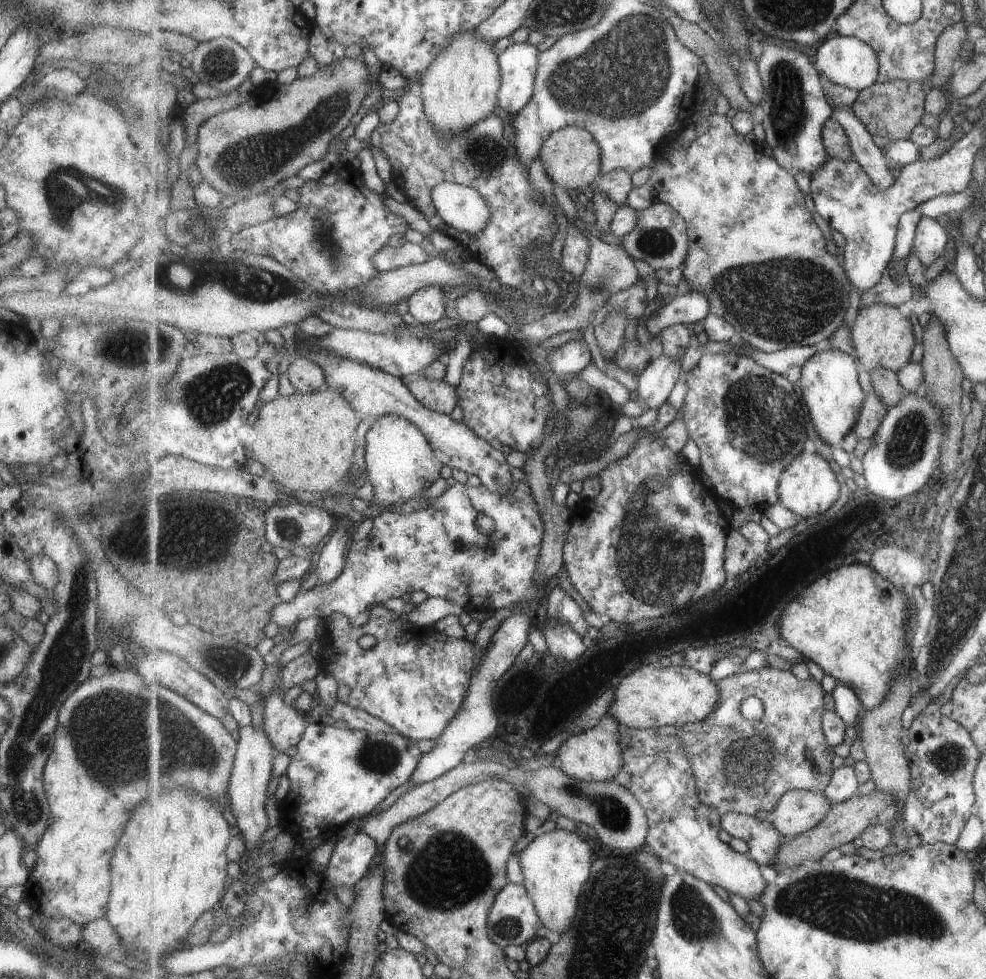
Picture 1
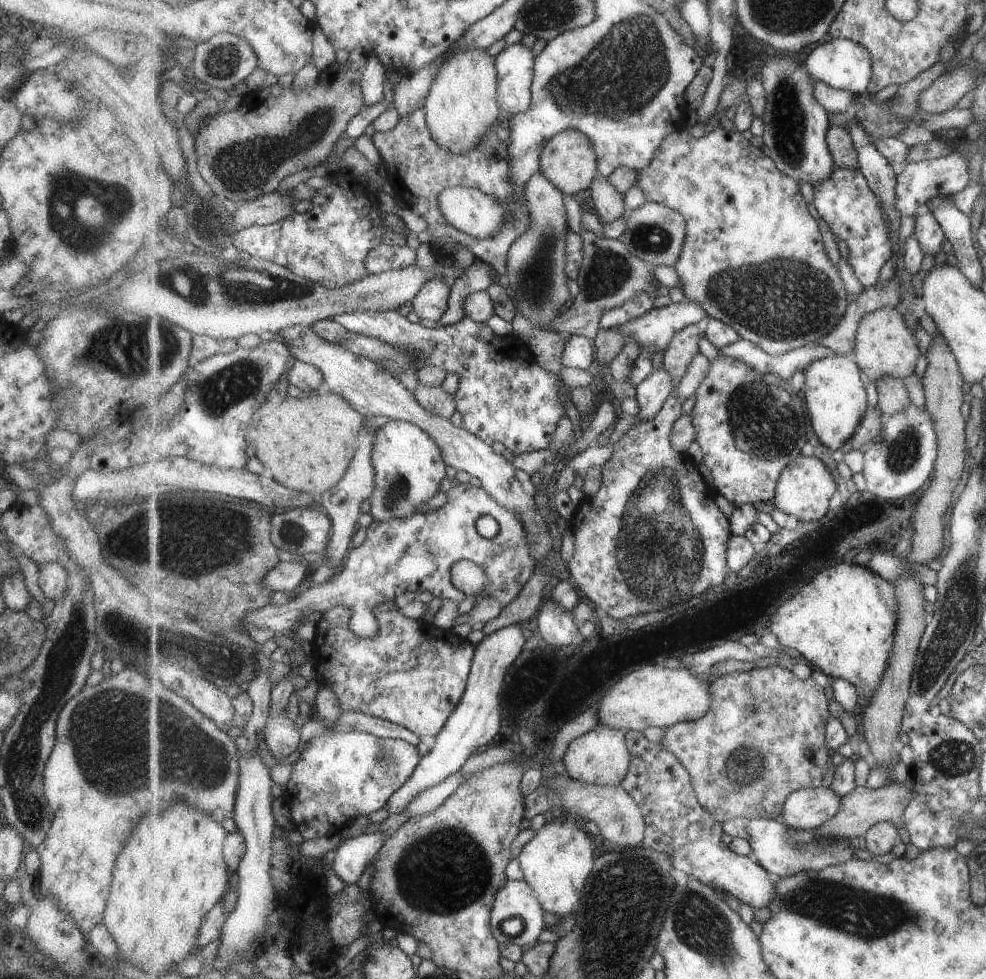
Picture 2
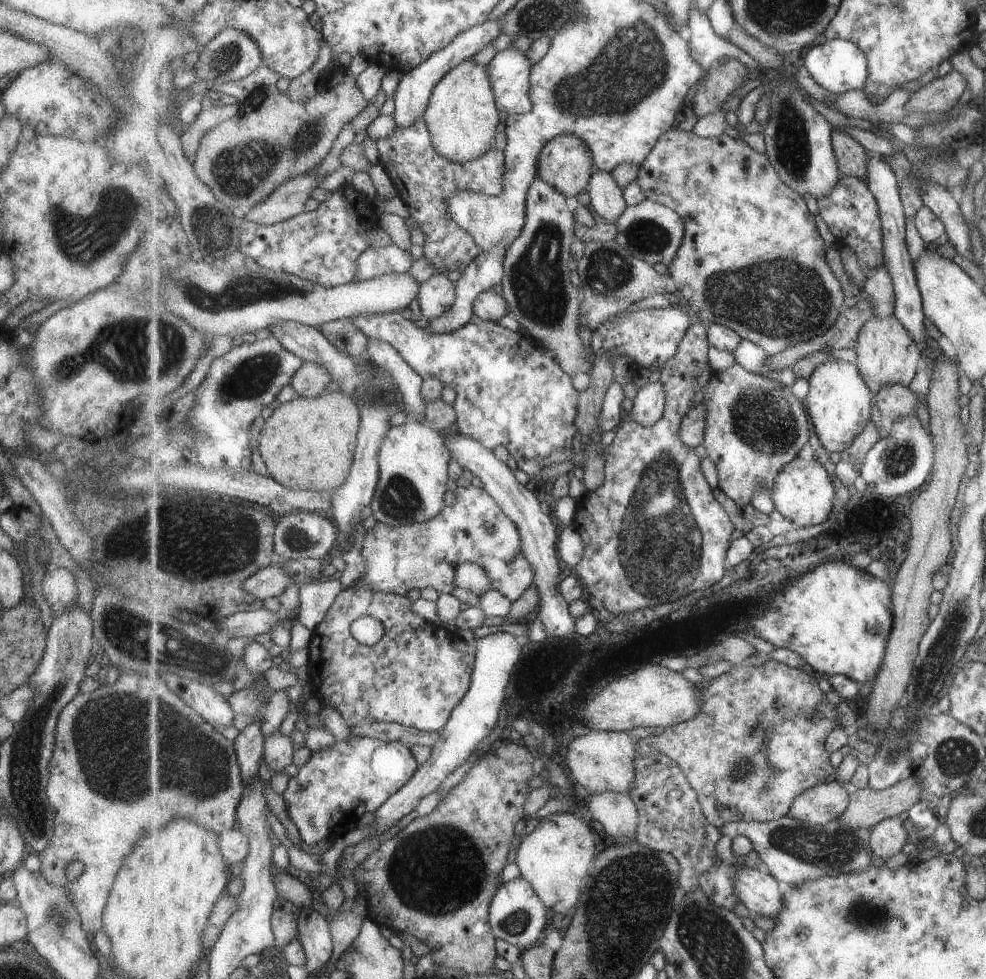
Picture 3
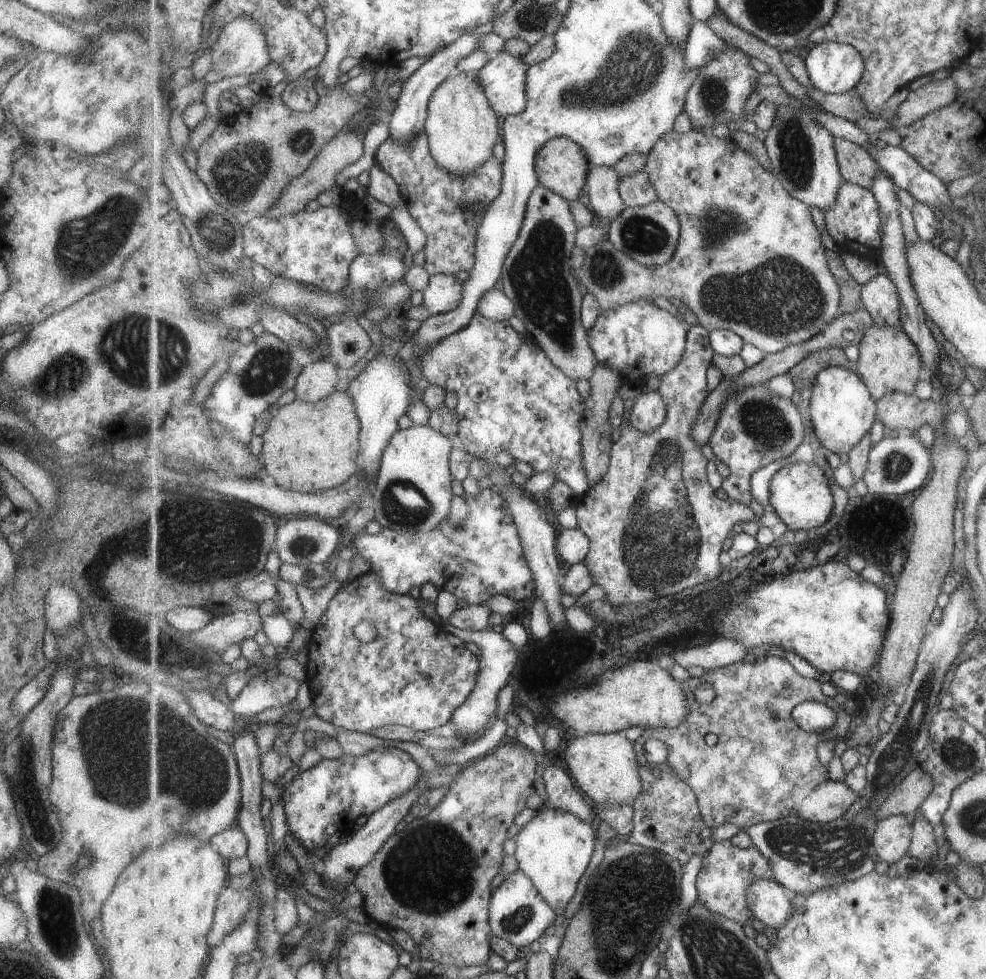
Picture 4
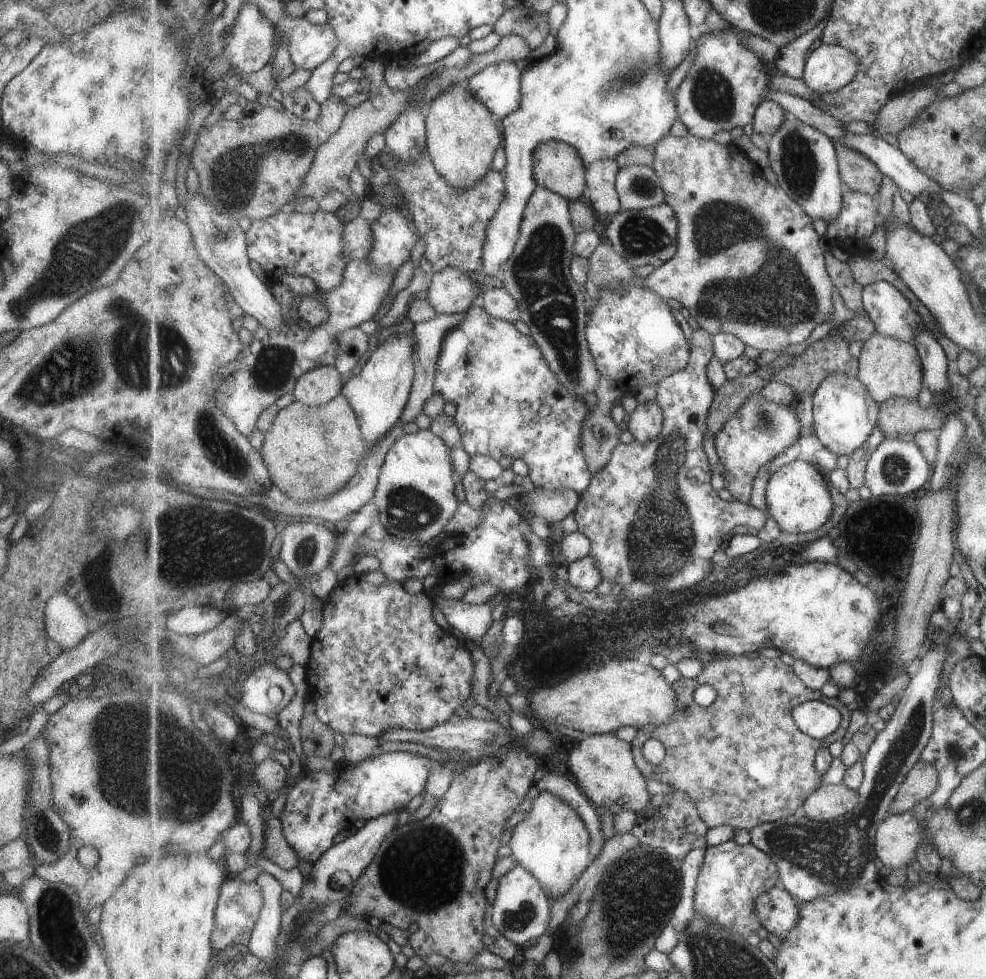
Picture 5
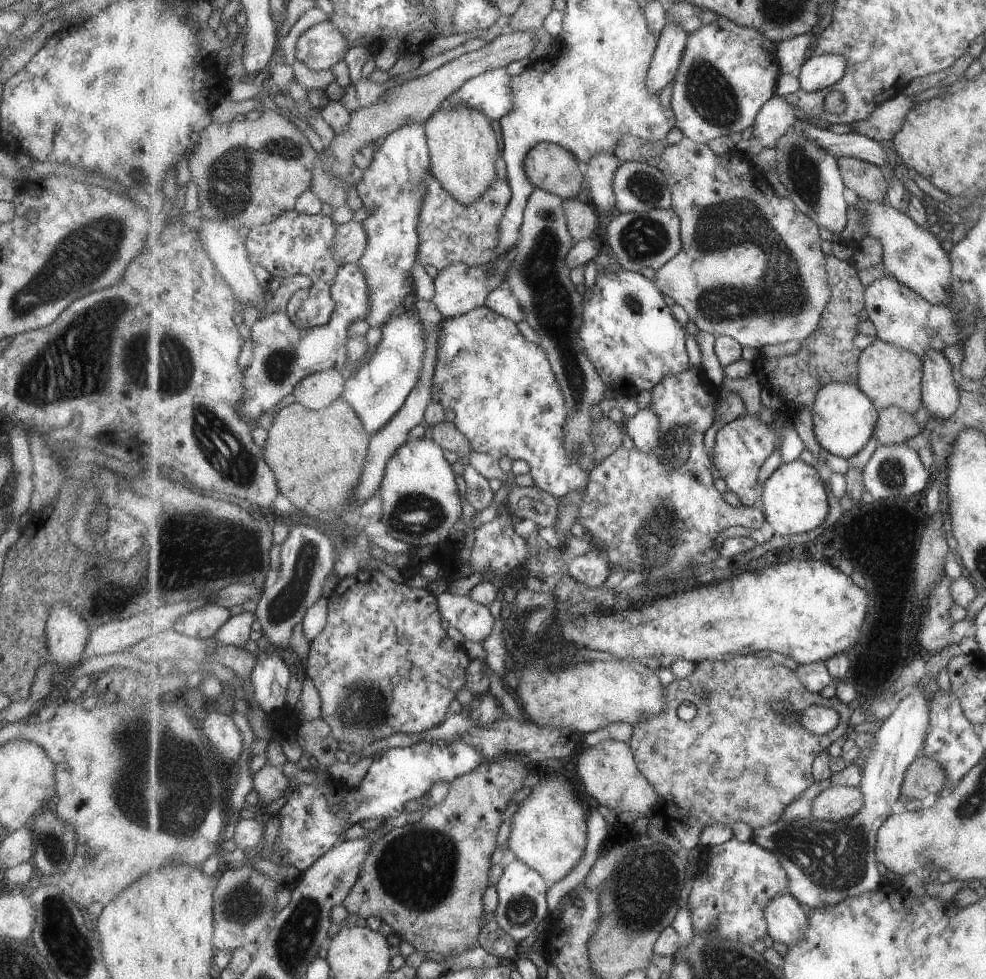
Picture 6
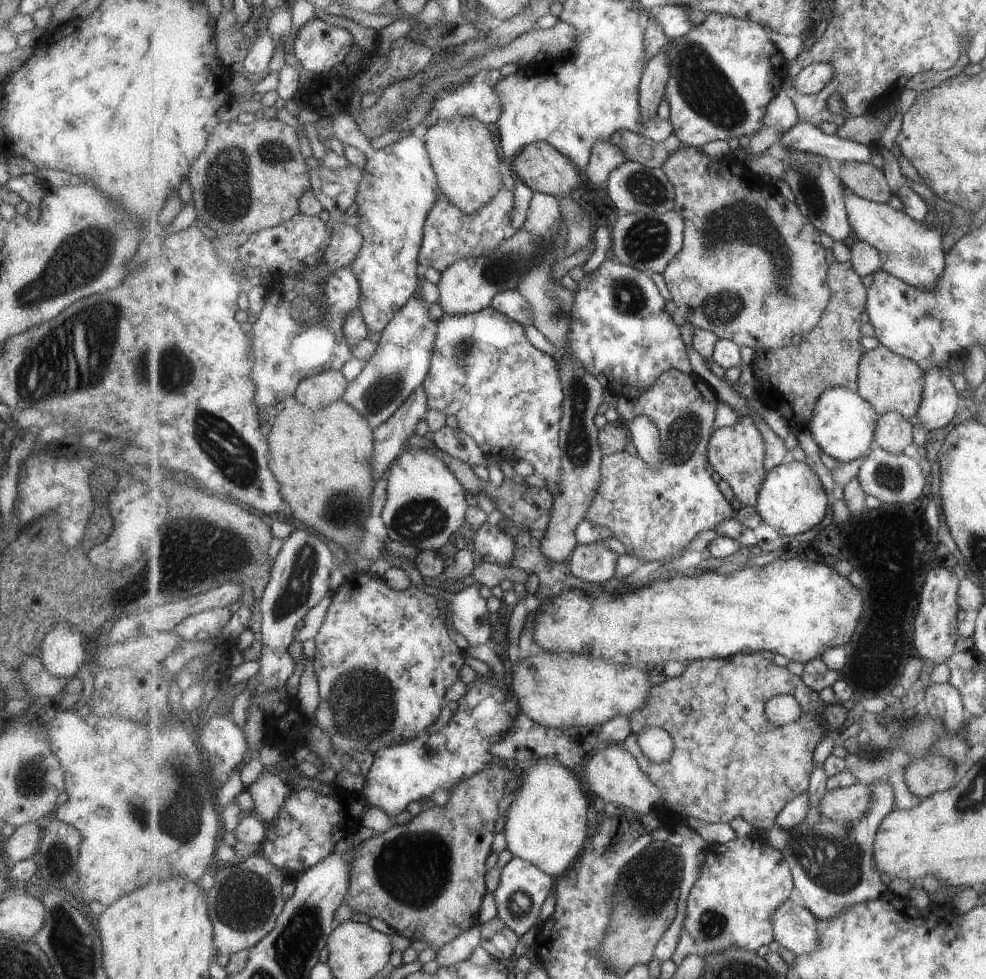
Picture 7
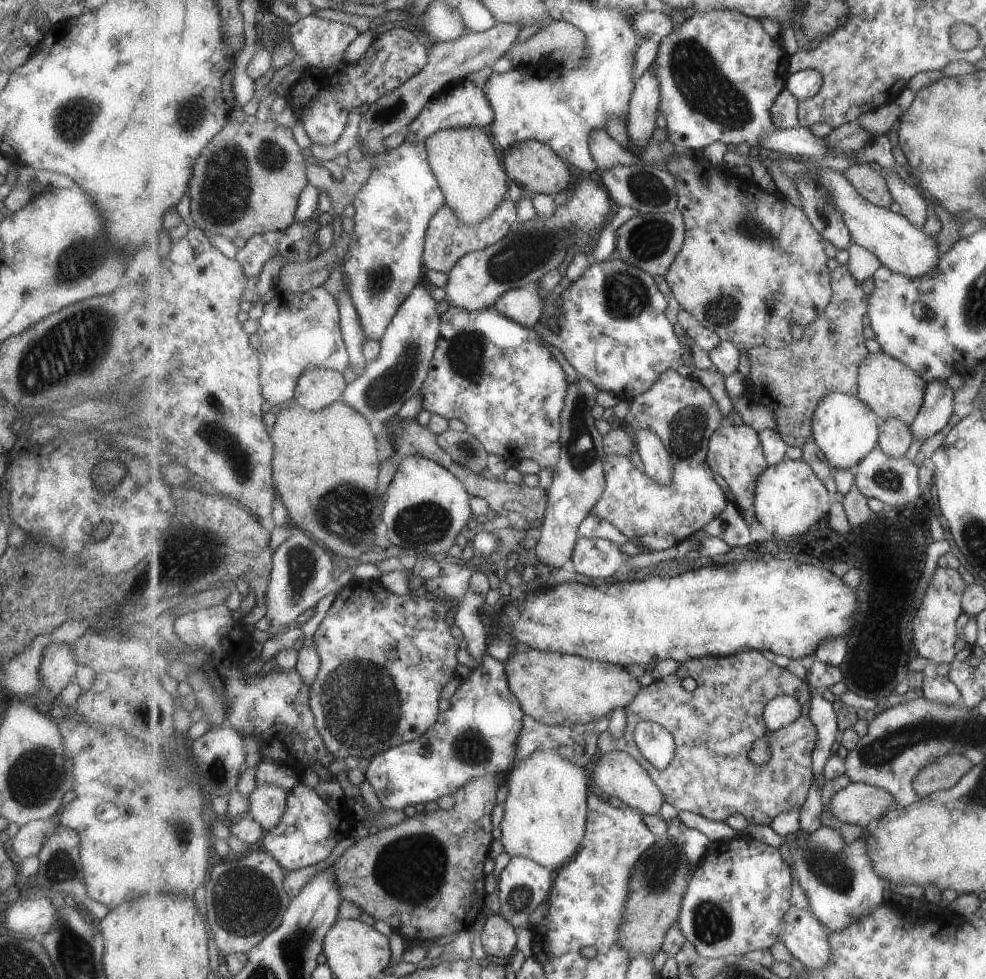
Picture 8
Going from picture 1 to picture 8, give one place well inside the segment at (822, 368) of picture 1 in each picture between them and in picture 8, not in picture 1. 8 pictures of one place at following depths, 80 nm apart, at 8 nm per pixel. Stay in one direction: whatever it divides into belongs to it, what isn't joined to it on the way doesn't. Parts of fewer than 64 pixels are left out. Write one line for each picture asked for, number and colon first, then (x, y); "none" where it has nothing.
2: (834, 391)
3: (840, 402)
4: (843, 410)
5: (845, 414)
6: (845, 418)
7: (844, 424)
8: (846, 429)

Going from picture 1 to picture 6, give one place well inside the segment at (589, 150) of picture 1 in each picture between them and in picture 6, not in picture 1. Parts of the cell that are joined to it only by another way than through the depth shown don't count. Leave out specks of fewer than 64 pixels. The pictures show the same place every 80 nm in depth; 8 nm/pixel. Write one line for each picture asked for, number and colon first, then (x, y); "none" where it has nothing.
2: (570, 161)
3: (567, 163)
4: (562, 165)
5: (559, 167)
6: (551, 167)

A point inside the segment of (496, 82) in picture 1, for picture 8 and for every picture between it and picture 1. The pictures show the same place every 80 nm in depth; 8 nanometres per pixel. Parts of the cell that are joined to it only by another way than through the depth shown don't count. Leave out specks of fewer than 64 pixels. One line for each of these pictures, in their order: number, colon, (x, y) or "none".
2: (462, 103)
3: (462, 116)
4: (463, 128)
5: (463, 136)
6: (464, 148)
7: (466, 158)
8: (475, 183)

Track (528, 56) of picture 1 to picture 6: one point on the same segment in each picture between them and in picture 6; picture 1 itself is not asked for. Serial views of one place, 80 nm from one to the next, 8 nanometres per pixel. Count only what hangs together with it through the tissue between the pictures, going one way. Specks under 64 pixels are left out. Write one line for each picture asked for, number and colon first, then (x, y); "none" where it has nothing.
2: (515, 65)
3: (511, 71)
4: (505, 78)
5: (498, 86)
6: (491, 93)

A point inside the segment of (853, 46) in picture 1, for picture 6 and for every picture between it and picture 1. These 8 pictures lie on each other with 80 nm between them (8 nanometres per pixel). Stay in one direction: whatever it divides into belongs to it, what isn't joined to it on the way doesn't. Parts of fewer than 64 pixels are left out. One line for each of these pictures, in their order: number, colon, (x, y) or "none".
2: (844, 64)
3: (841, 66)
4: (834, 67)
5: (828, 68)
6: (819, 72)

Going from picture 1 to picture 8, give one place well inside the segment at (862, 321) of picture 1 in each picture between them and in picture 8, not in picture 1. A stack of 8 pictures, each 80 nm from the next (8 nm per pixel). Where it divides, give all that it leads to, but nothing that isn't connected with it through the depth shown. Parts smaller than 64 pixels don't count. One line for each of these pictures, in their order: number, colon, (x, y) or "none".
2: (886, 345)
3: (887, 352)
4: (889, 360)
5: (890, 368)
6: (890, 375)
7: (890, 382)
8: (890, 387)

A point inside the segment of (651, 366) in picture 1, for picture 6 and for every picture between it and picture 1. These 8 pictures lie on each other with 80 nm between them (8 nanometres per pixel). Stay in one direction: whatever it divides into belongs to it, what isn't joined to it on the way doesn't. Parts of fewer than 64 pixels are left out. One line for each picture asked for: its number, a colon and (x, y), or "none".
2: (652, 393)
3: (649, 405)
4: (650, 410)
5: (646, 422)
6: (644, 428)

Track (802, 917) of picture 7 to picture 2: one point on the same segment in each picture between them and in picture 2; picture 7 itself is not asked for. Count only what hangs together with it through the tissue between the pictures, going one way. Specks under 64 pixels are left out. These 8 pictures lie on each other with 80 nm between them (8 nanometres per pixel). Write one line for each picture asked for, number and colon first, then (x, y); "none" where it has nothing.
2: (677, 824)
3: (763, 894)
4: (772, 903)
5: (780, 911)
6: (788, 920)

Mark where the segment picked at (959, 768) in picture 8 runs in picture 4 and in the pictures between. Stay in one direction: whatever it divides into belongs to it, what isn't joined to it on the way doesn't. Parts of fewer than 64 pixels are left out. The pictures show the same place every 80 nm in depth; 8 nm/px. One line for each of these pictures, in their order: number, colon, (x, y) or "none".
4: (913, 791)
5: (923, 780)
6: (925, 776)
7: (933, 773)

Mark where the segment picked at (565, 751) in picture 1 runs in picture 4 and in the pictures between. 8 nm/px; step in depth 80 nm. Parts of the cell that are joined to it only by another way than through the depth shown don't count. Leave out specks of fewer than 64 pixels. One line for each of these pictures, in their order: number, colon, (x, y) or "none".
2: (601, 757)
3: (600, 760)
4: (605, 766)

